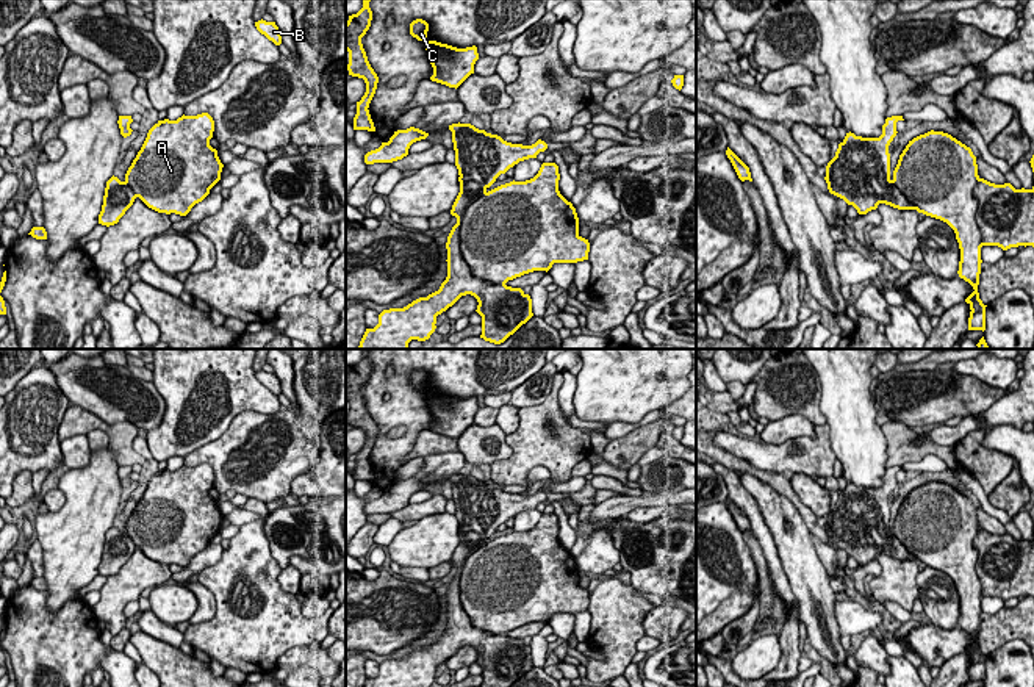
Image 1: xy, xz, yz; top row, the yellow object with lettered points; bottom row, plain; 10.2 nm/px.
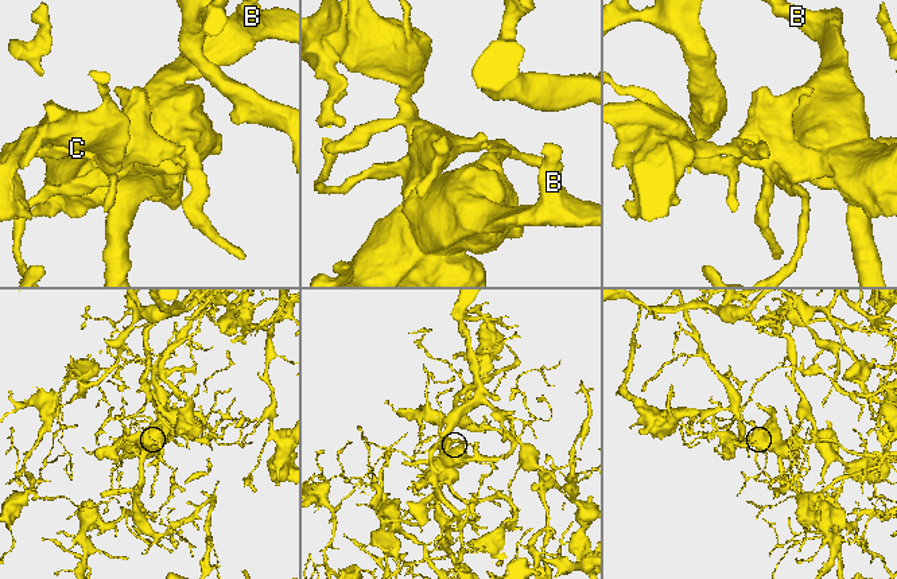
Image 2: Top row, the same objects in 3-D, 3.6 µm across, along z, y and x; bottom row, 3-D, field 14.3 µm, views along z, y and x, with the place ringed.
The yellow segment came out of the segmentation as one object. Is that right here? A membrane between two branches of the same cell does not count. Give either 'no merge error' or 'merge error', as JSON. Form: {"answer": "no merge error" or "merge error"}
{"answer": "merge error"}

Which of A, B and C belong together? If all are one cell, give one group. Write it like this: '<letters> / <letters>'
A B / C

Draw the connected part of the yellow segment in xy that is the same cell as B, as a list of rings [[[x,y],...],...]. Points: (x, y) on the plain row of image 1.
[[[258,371],[255,372],[257,380],[264,385],[269,391],[272,391],[275,396],[282,394],[282,385],[275,372],[266,372],[266,371]]]

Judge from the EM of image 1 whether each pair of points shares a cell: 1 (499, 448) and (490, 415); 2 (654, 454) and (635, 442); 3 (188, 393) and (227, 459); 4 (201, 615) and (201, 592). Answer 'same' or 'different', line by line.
1: different
2: different
3: different
4: same

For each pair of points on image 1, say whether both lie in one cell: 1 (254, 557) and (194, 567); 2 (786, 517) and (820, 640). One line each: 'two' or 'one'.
1: two
2: one

